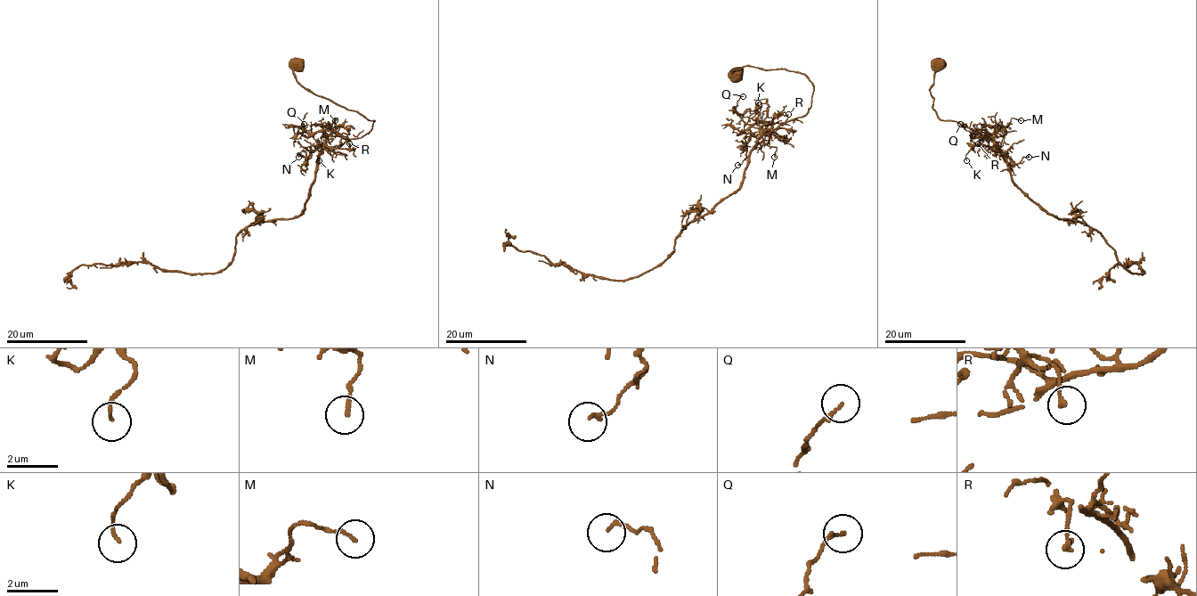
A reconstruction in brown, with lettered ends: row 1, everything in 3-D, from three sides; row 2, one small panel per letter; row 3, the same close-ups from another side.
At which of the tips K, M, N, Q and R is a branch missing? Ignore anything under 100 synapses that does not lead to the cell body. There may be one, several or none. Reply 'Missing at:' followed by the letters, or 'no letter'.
Missing at: no letter

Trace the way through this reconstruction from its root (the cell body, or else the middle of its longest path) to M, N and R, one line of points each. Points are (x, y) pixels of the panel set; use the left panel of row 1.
M: (297, 63), (294, 77), (303, 85), (374, 120), (365, 134), (348, 140), (327, 136), (335, 120)
N: (297, 63), (294, 77), (303, 85), (374, 120), (359, 138), (315, 148), (306, 164), (298, 157)
R: (297, 63), (294, 77), (303, 85), (374, 120), (359, 138), (345, 140), (332, 134), (346, 136), (349, 143)

